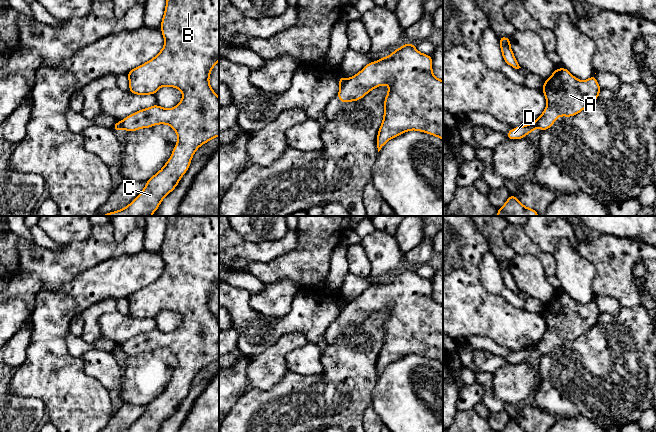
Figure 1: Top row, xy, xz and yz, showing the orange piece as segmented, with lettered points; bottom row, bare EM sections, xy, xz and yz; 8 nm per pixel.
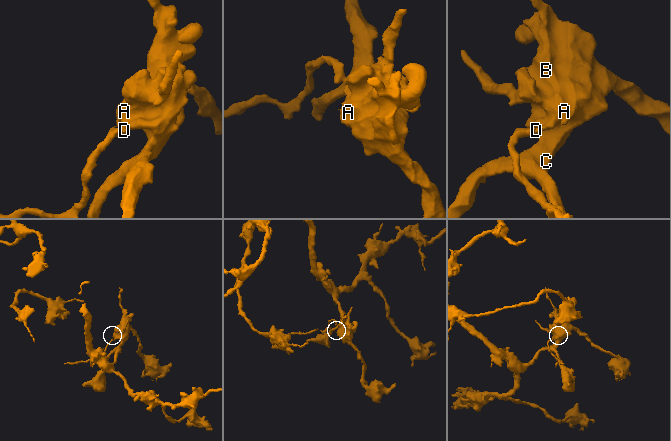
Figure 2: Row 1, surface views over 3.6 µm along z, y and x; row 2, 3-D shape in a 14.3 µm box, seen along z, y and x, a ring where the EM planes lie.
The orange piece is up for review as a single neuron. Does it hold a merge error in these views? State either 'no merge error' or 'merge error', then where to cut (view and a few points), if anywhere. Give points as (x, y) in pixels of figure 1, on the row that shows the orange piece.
merge error; cut in xy along (118, 122), (123, 127)

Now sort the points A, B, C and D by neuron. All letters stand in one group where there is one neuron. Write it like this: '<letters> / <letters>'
A B C / D

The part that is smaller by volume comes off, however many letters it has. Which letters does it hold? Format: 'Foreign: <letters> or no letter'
Foreign: D

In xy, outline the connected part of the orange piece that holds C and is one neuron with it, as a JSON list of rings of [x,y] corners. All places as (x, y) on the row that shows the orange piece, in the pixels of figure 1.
[[[167,0],[161,31],[165,38],[163,49],[153,59],[127,73],[128,92],[155,96],[160,87],[171,86],[180,89],[183,98],[171,109],[156,104],[119,123],[128,132],[168,124],[176,131],[178,141],[164,167],[146,182],[142,192],[127,207],[101,216],[151,216],[187,172],[195,151],[219,136],[219,97],[209,84],[210,72],[219,60],[219,0]]]

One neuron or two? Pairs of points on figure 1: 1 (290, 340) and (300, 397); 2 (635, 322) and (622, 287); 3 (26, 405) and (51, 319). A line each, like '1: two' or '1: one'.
1: two
2: two
3: two

